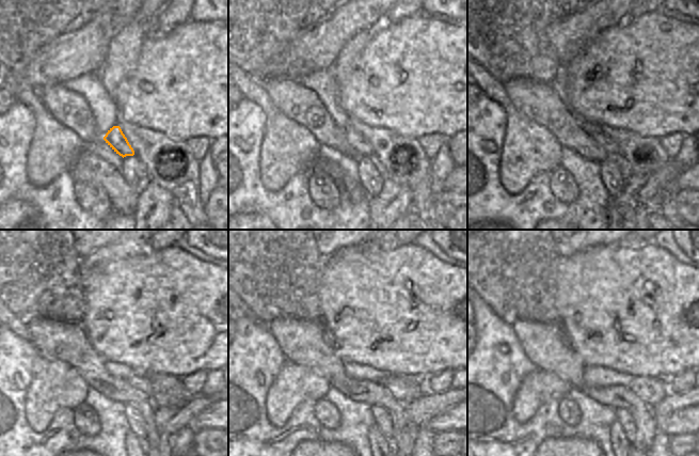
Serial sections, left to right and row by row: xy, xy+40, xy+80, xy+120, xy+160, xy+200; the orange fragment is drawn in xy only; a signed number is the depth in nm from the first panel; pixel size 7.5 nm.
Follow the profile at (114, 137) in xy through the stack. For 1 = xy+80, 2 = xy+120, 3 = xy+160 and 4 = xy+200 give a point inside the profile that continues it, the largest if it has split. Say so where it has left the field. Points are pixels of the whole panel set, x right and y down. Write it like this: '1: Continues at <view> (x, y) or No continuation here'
1: Continues at xy+80 (608, 144)
2: Continues at xy+120 (139, 381)
3: Continues at xy+160 (407, 389)
4: Continues at xy+200 (651, 391)

